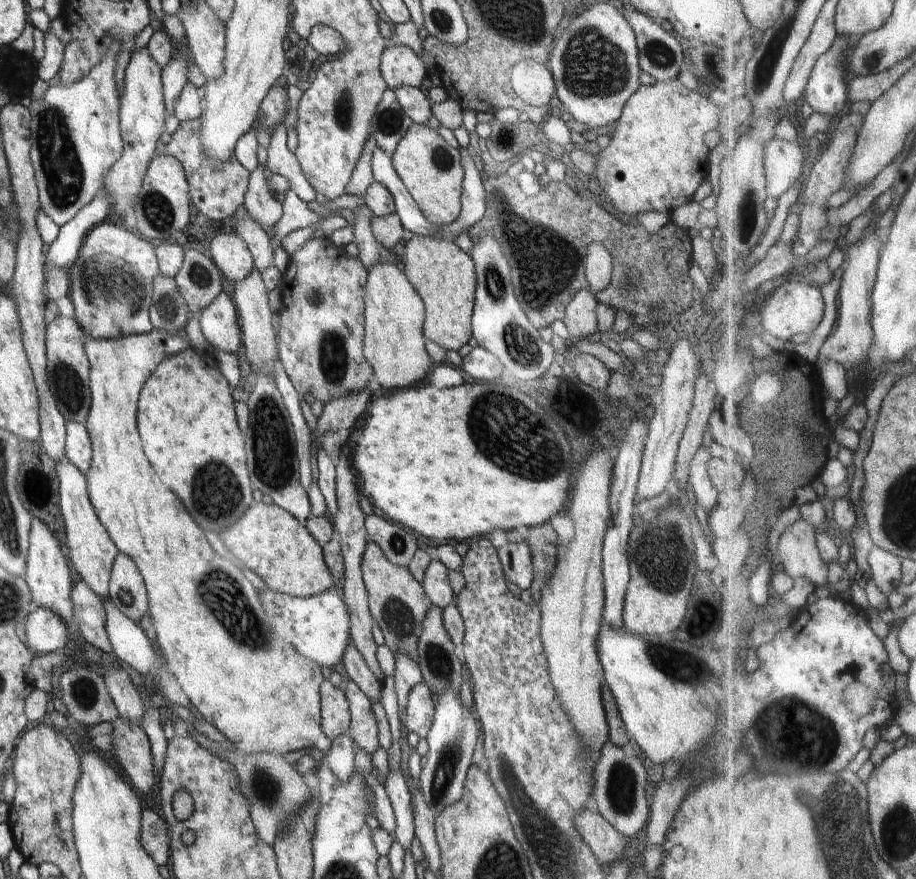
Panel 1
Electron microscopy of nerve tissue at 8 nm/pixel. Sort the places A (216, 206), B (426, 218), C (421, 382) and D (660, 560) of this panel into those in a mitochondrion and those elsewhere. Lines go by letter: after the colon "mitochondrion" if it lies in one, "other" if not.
A: other
B: other
C: other
D: mitochondrion

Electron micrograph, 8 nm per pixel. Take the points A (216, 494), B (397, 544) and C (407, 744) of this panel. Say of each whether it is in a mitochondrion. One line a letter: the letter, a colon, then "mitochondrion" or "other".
A: mitochondrion
B: mitochondrion
C: other

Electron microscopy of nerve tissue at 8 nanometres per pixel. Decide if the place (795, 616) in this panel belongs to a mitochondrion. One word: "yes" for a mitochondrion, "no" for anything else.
no

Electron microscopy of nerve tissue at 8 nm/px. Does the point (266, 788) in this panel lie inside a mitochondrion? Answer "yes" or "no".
yes

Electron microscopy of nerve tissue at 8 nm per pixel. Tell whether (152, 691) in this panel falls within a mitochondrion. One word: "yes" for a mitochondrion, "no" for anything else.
no

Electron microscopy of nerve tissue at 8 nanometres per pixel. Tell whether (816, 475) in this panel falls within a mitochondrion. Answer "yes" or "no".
no

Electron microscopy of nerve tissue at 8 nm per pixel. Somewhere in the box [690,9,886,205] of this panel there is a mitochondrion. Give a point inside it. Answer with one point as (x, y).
(758, 78)

